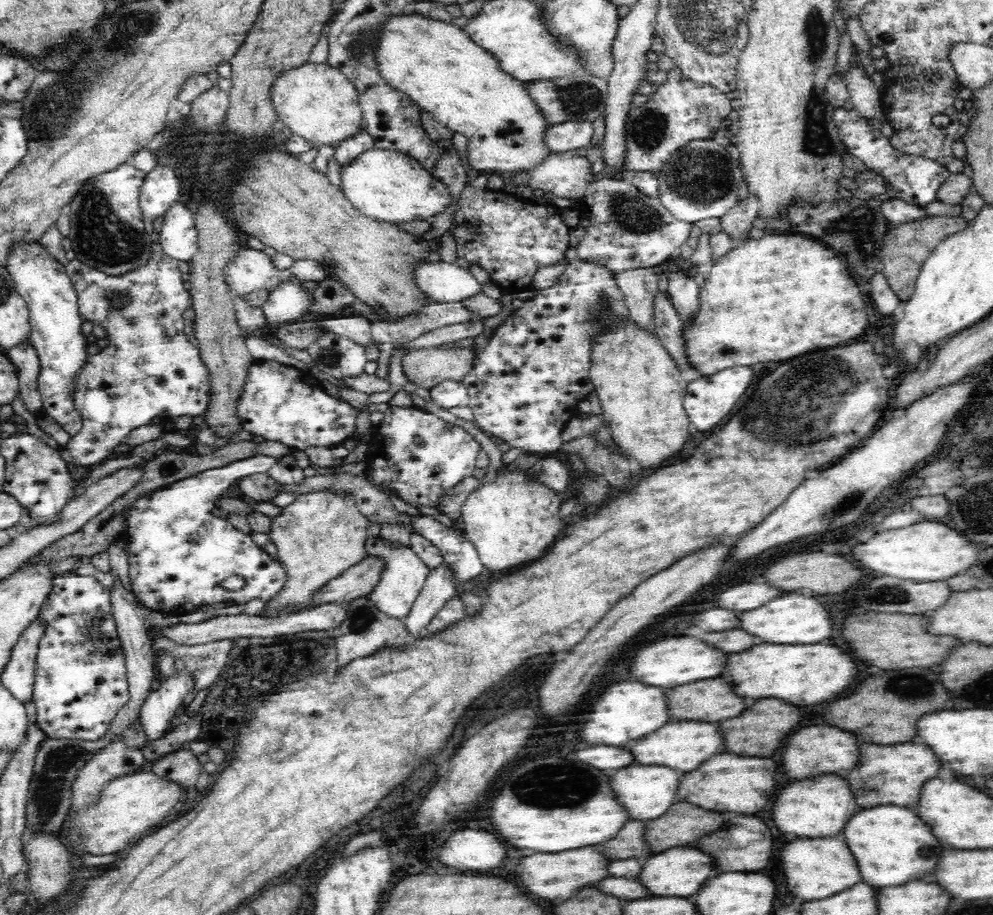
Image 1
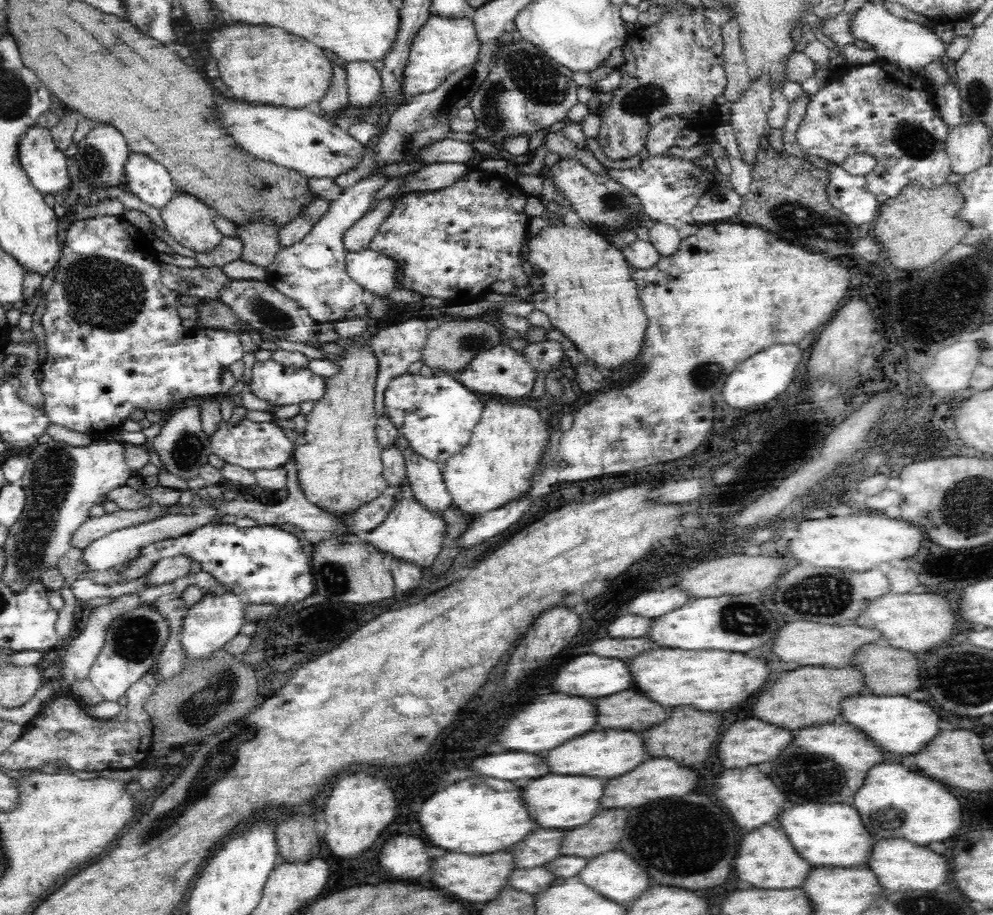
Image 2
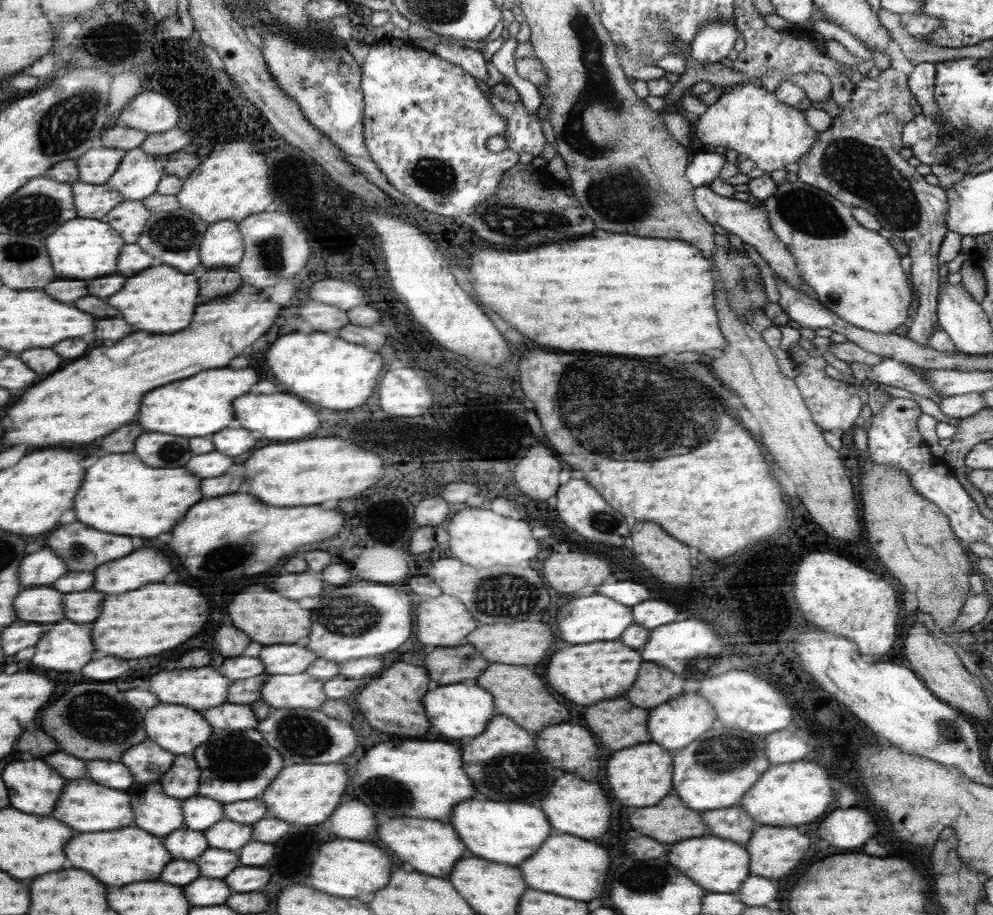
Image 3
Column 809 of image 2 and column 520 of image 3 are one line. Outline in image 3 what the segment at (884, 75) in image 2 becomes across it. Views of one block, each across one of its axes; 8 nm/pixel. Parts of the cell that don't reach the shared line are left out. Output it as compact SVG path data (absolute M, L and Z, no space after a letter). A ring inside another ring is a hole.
M494 90L484 92L484 95L490 99L494 105L494 111L506 117L506 140L508 149L520 153L530 153L534 157L540 156L544 151L544 134L540 130L536 114L529 114L522 100L517 103L510 103L495 94Z

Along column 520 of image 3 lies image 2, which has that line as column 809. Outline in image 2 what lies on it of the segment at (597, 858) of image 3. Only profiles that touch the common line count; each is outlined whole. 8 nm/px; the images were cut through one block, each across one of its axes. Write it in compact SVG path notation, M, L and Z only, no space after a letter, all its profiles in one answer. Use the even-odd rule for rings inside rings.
M762 826L742 836L734 868L740 880L754 884L756 888L798 888L810 872L810 864L798 858L790 840L786 840L786 834L774 826Z

